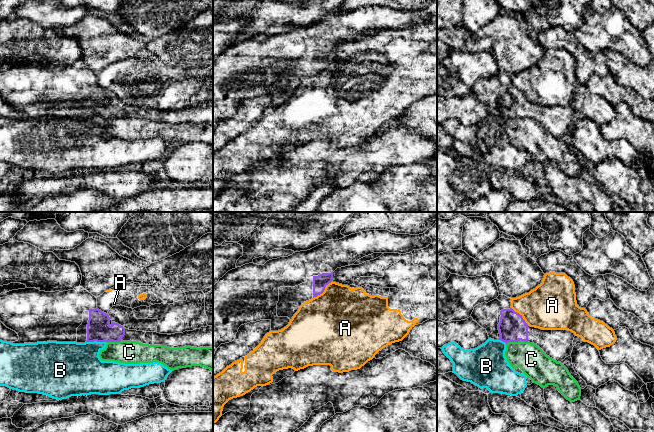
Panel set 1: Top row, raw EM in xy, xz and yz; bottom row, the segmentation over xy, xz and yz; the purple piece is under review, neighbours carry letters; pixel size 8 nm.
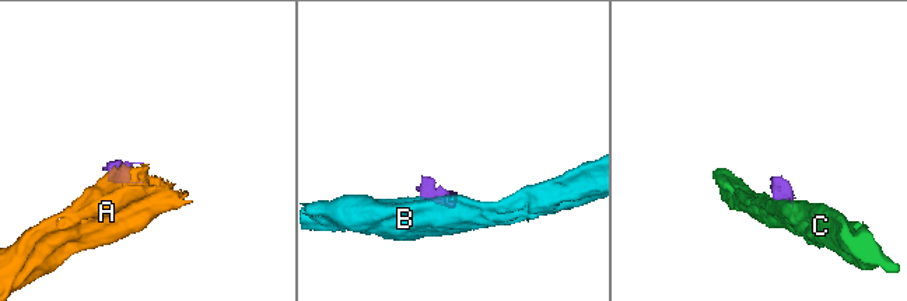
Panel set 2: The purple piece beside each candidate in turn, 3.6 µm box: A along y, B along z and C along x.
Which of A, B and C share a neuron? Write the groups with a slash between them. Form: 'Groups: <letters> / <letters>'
Groups: A / B / C

